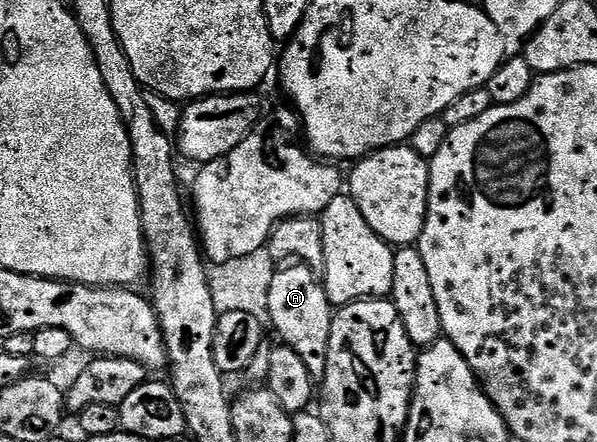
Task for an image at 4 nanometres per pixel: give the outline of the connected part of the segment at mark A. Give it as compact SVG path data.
M284 262L274 274L266 299L268 319L284 335L310 370L313 381L323 381L330 354L330 330L334 315L333 301L328 299L317 269L305 262Z

